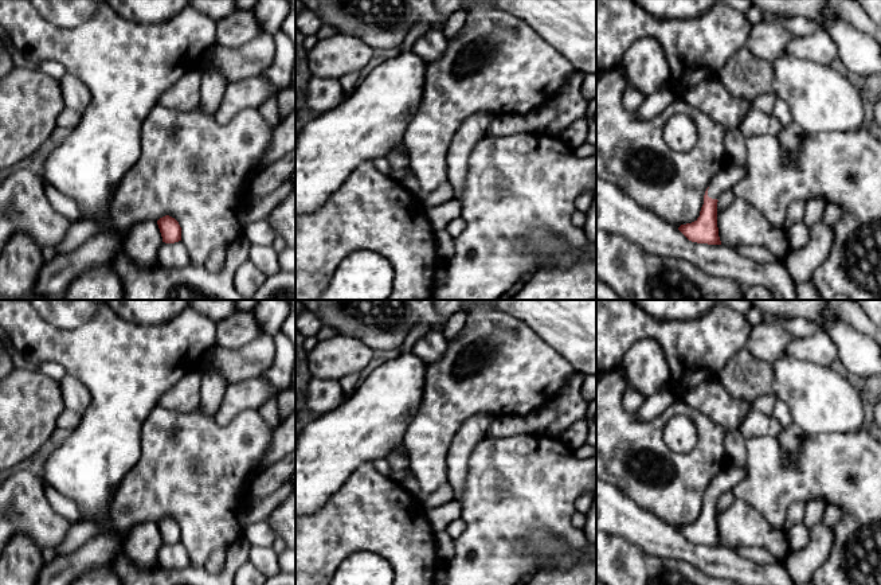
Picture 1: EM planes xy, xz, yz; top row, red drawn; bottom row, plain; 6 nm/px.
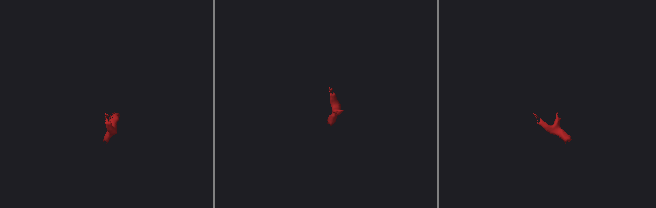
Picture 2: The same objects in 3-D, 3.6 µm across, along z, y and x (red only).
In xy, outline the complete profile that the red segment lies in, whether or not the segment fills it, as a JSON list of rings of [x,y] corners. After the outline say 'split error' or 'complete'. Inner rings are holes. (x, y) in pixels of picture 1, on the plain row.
[[[165,516],[157,522],[157,526],[163,538],[163,543],[175,545],[181,542],[181,529],[175,519]]] | complete

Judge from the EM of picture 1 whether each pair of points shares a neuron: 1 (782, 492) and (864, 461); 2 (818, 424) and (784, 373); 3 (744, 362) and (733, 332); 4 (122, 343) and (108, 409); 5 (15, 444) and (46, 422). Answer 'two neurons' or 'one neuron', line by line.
1: one neuron
2: one neuron
3: two neurons
4: one neuron
5: one neuron

